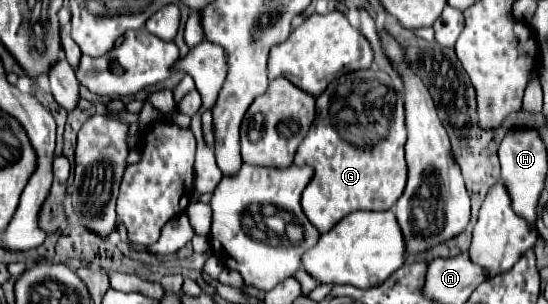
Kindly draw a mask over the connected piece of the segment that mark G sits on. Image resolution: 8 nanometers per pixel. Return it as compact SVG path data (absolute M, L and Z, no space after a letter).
M376 69L354 71L332 81L326 91L316 101L316 121L310 127L310 133L300 143L296 151L296 165L310 165L314 177L302 193L302 209L310 223L328 233L342 217L352 211L372 211L372 209L390 209L406 187L406 125L404 125L404 99L398 89L382 81L382 73Z

